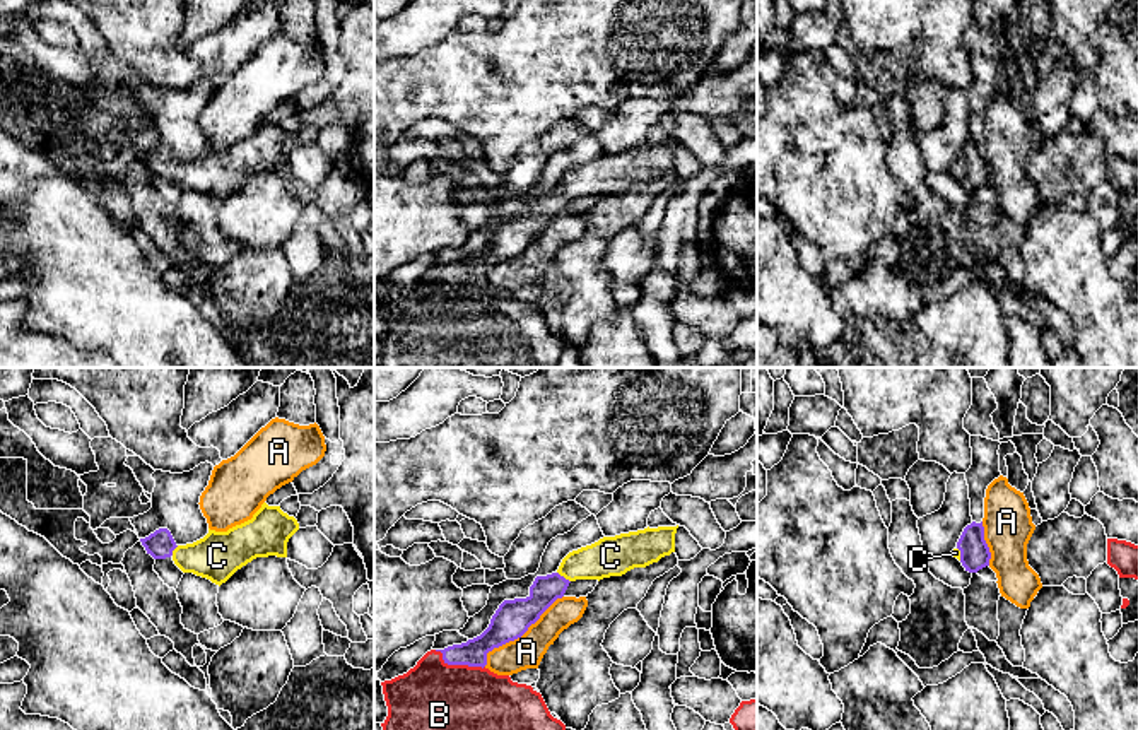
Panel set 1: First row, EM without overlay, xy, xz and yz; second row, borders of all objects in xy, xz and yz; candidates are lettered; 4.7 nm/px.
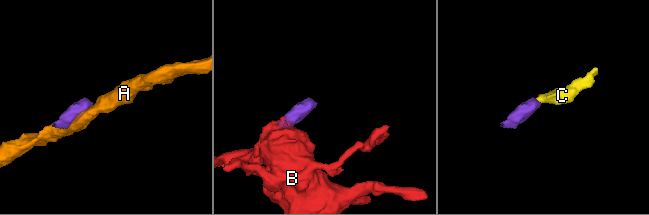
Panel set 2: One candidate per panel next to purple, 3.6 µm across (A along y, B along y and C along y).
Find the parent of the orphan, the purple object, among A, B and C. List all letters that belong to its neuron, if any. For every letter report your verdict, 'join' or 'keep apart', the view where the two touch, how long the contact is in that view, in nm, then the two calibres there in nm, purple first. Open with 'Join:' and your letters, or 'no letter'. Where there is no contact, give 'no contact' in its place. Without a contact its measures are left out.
Join: C
A: keep apart; contact in xz; length 500 nm; calibres 170 and 160 nm
B: keep apart; contact in xz; length 260 nm; calibres 130 and 320 nm
C: join; contact in xz; length 80 nm; calibres 140 and 190 nm

